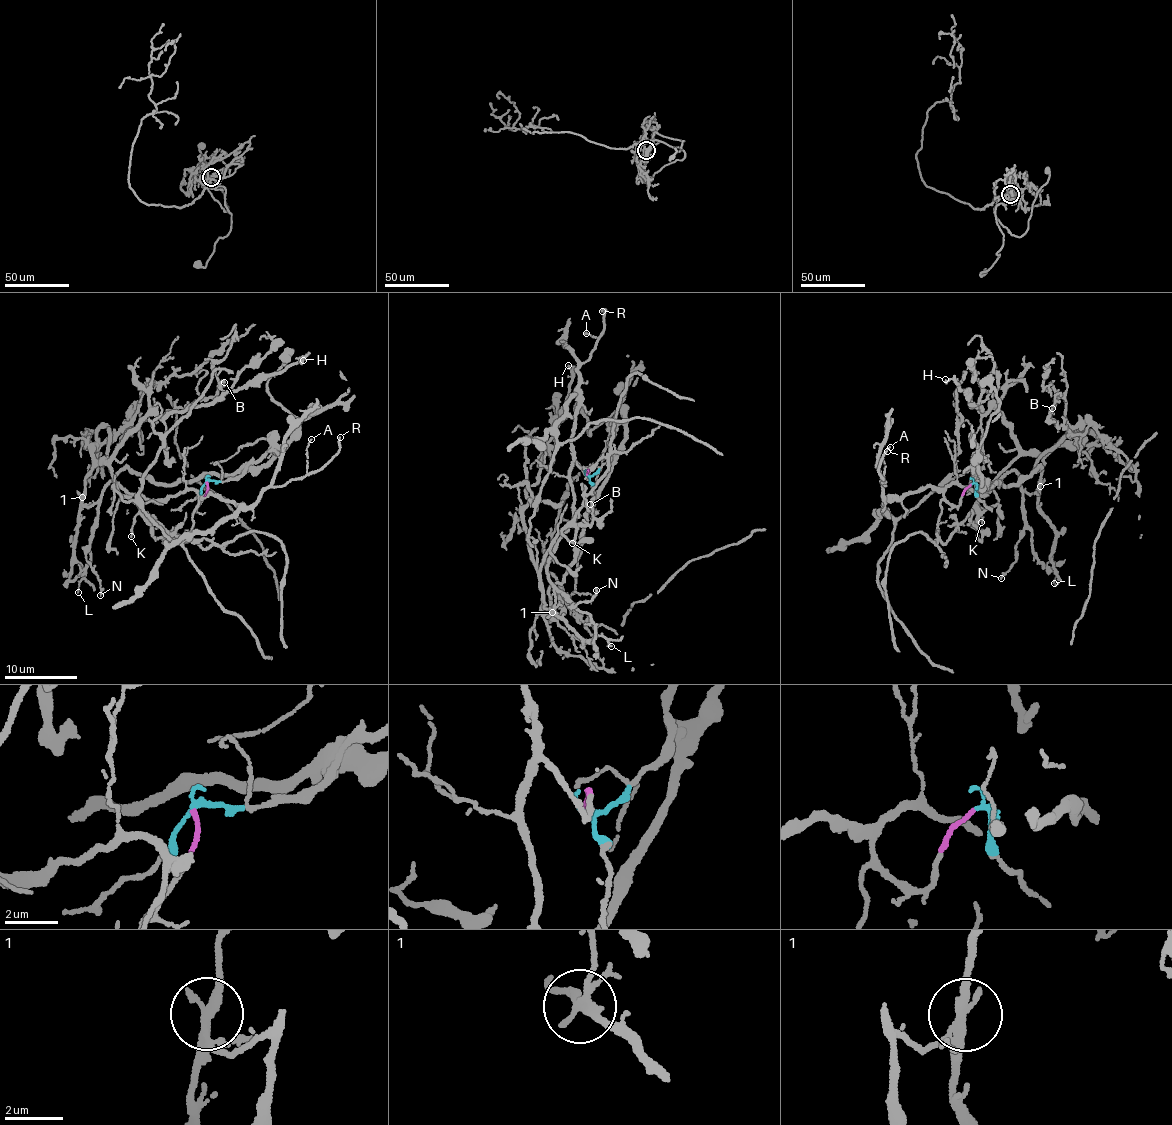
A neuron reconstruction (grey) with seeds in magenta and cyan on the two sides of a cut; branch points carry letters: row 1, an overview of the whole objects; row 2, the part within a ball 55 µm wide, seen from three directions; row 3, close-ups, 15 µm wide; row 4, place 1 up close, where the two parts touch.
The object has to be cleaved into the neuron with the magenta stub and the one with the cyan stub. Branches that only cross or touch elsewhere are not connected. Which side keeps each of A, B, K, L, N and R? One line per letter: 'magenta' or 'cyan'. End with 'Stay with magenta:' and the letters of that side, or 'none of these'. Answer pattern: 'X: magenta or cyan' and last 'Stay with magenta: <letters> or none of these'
A: magenta
B: cyan
K: cyan
L: cyan
N: magenta
R: magenta
Stay with magenta: A, N, R

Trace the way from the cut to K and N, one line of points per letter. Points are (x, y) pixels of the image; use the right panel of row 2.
K: (972, 483), (978, 491), (1032, 476), (1043, 453), (1068, 436), (1081, 441), (1015, 458), (979, 496), (981, 522)
N: (971, 483), (948, 501), (958, 482), (986, 493), (1012, 471), (1019, 478), (1024, 530), (1000, 578)

